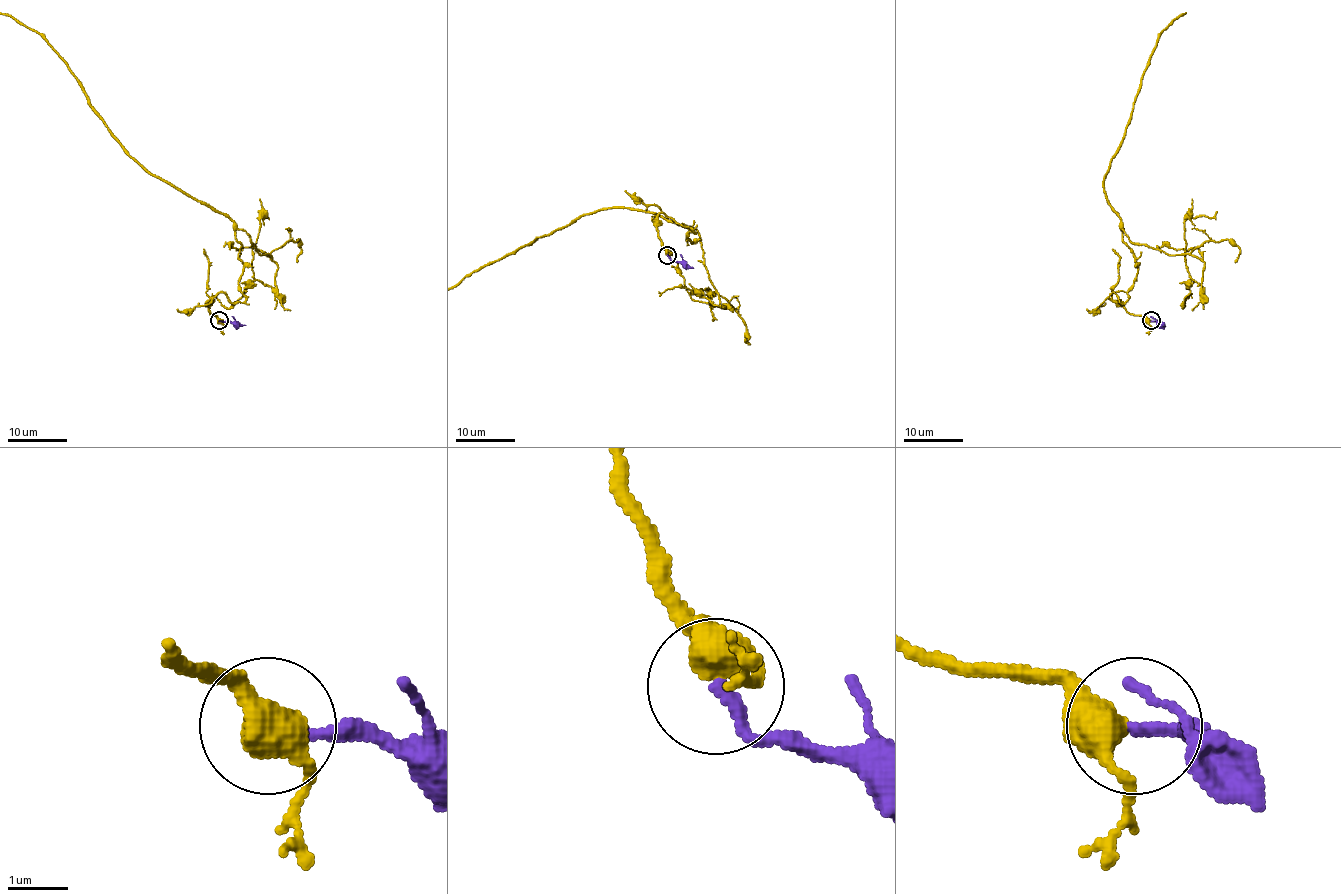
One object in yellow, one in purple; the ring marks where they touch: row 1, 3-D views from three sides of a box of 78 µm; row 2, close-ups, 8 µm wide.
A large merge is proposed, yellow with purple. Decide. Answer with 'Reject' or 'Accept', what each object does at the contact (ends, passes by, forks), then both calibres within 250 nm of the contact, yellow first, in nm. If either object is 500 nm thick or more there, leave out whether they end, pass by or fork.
Accept. At the ring yellow passes by. At the ring purple ends. Thickness 480 nm (yellow) against 200 nm

